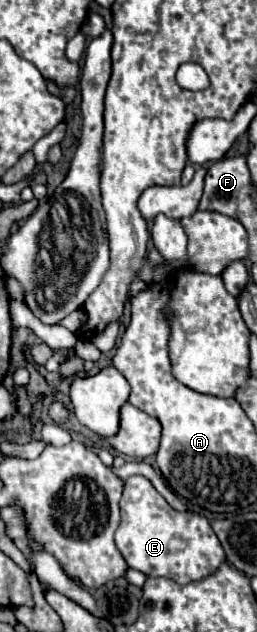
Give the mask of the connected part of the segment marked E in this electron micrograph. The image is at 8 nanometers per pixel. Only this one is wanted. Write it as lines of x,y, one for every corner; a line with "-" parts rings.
140,475
124,481
120,499
120,527
116,531
116,545
128,567
142,571
148,577
166,577
180,585
206,579
226,563
226,553
210,525
210,521
196,511
176,511

